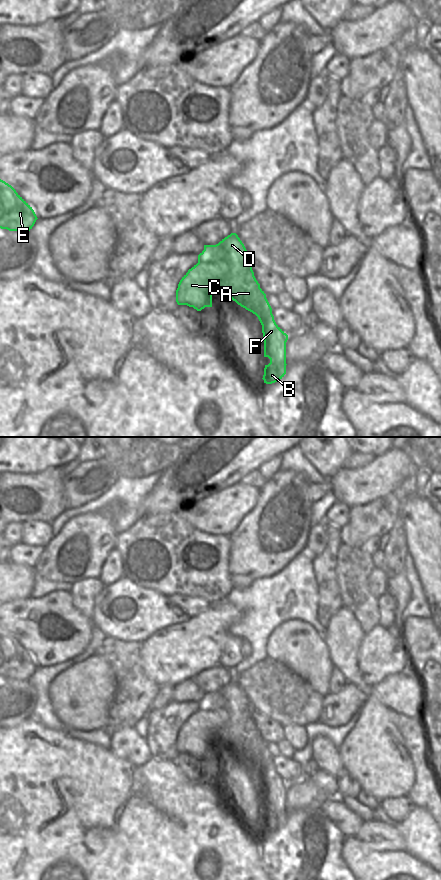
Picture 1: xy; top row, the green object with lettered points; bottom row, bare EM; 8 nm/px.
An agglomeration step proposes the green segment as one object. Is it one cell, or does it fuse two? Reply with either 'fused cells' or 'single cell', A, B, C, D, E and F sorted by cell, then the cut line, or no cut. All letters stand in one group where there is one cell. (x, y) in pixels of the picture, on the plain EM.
fused cells; A B D F / C E; cut in xy along (218, 692), (223, 698), (227, 722), (215, 737)

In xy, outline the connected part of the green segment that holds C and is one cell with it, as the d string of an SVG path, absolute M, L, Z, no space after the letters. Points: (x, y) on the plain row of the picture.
M214 693L212 706L197 711L182 725L176 738L178 753L187 753L197 759L212 755L212 740L228 722L228 712L224 708L224 698Z

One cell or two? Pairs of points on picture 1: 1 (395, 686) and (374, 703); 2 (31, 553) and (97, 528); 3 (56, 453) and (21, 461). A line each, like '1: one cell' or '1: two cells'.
1: two cells
2: two cells
3: one cell

